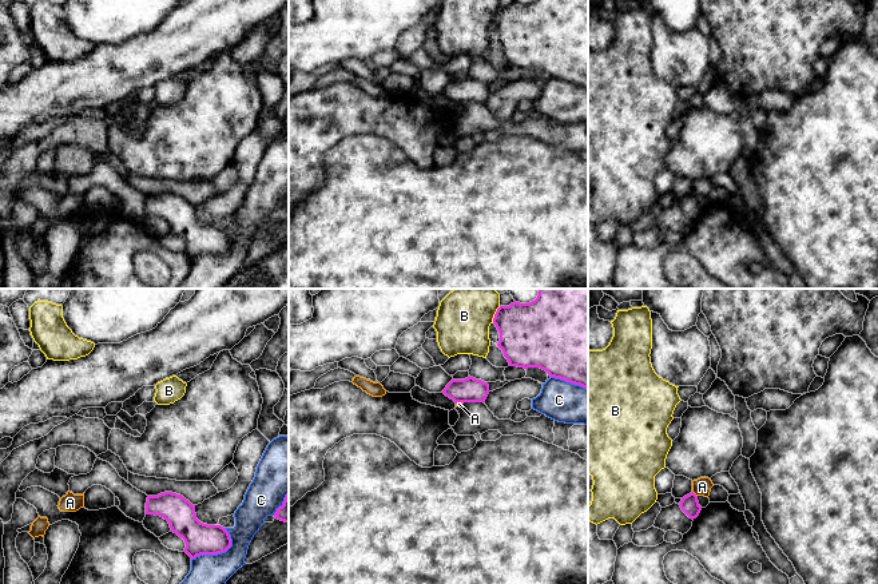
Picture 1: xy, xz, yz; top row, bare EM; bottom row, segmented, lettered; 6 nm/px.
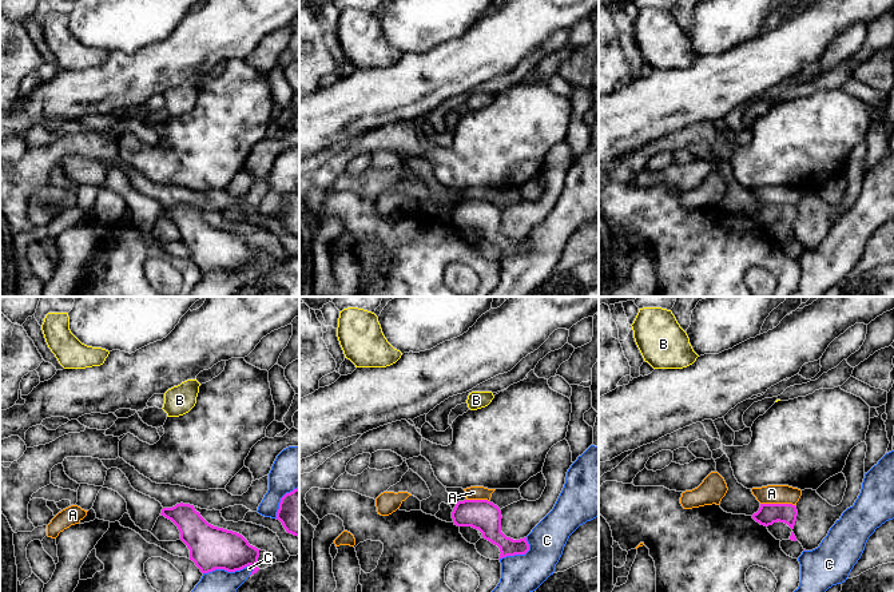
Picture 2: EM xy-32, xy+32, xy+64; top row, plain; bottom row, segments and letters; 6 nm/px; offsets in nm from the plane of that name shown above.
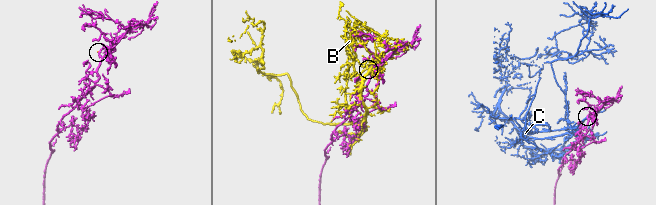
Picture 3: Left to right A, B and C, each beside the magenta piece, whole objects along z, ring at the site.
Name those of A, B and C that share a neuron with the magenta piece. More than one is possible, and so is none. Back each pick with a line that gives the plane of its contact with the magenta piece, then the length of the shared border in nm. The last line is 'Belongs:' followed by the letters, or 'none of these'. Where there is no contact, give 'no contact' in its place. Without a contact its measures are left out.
Belongs: none of these

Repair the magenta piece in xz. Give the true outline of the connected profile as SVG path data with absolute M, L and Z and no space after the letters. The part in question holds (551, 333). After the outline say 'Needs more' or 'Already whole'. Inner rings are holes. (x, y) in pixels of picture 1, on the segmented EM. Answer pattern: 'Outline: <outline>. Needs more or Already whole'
Outline: M539 289L539 295L529 303L513 302L500 306L493 323L500 333L497 346L509 366L540 368L551 377L588 389L588 289Z. Already whole

